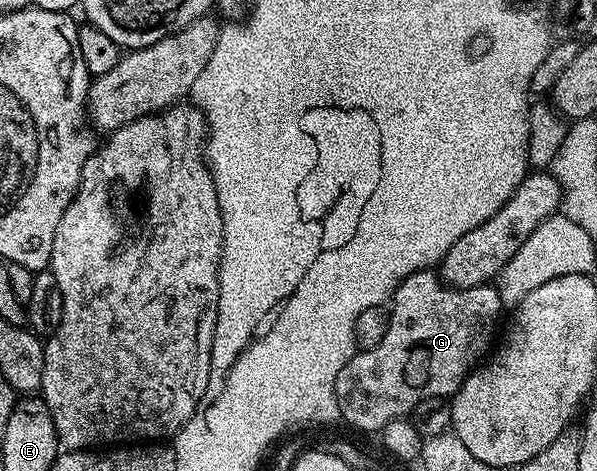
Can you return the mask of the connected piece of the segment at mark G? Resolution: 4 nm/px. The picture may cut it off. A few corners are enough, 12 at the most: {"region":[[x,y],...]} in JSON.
{"region":[[433,269],[394,289],[376,348],[336,378],[341,421],[381,432],[449,399],[495,345],[493,285]]}

